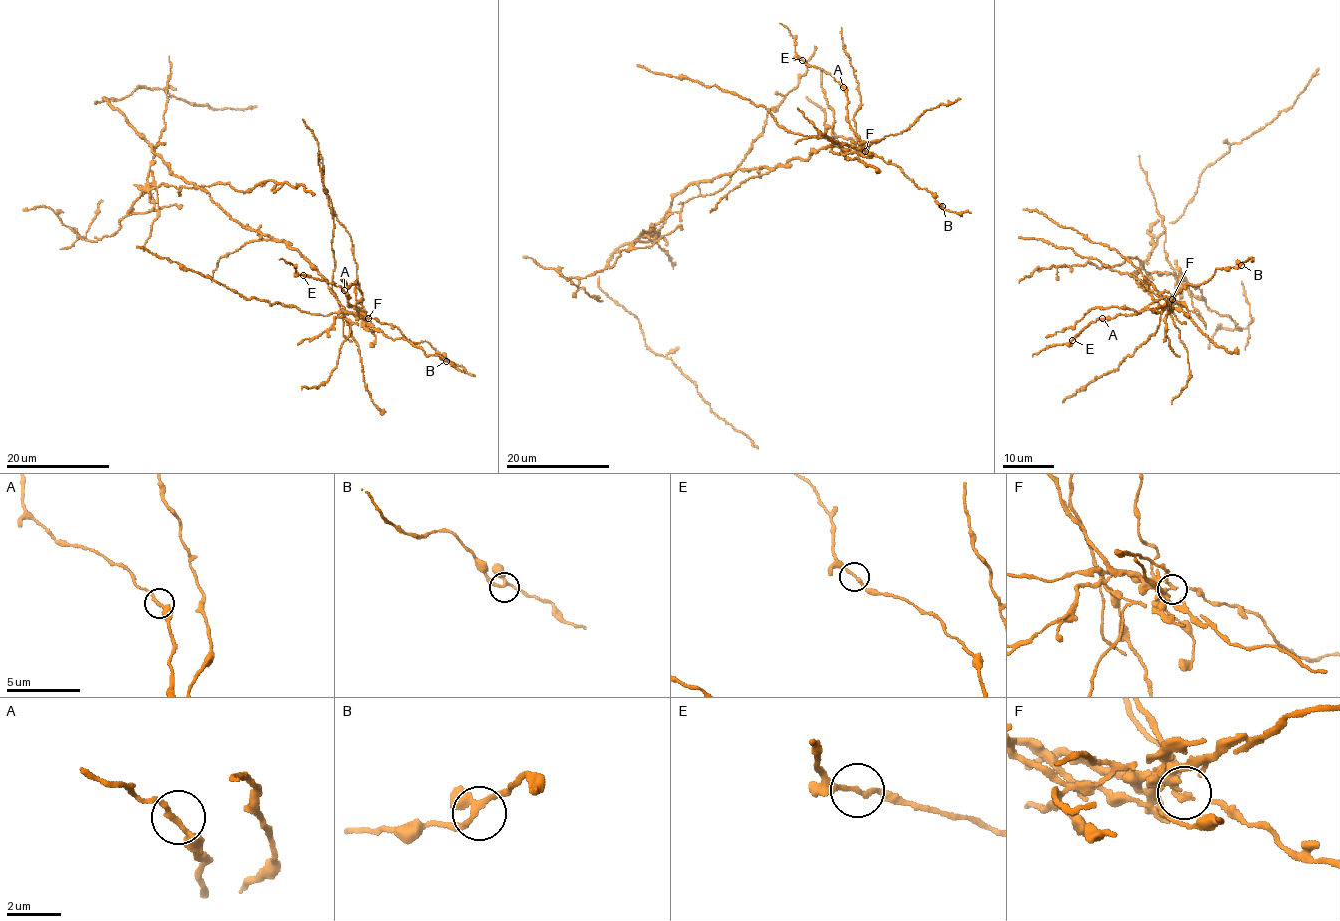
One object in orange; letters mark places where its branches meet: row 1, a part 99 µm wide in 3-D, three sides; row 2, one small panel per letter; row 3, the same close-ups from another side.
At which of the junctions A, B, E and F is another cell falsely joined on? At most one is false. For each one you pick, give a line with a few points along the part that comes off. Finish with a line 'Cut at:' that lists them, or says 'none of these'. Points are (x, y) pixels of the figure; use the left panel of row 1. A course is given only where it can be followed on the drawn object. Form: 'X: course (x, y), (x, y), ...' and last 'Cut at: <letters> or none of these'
Cut at: F

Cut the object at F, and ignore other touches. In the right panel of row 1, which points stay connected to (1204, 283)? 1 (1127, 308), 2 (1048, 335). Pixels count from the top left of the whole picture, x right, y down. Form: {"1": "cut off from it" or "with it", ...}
{"1": "cut off from it", "2": "cut off from it"}

